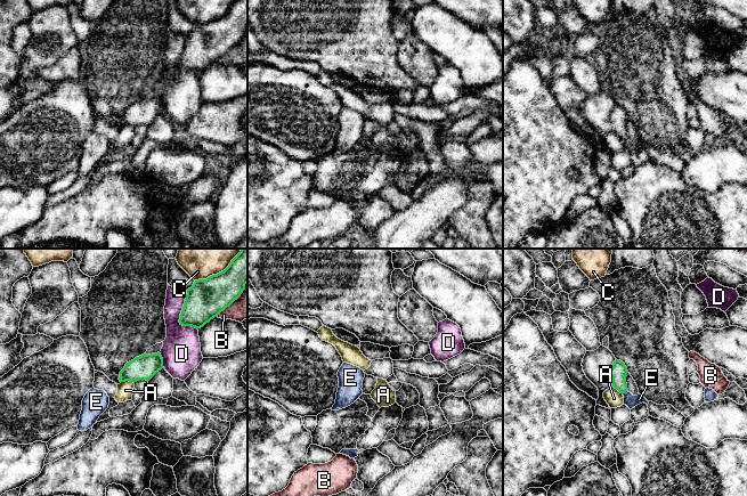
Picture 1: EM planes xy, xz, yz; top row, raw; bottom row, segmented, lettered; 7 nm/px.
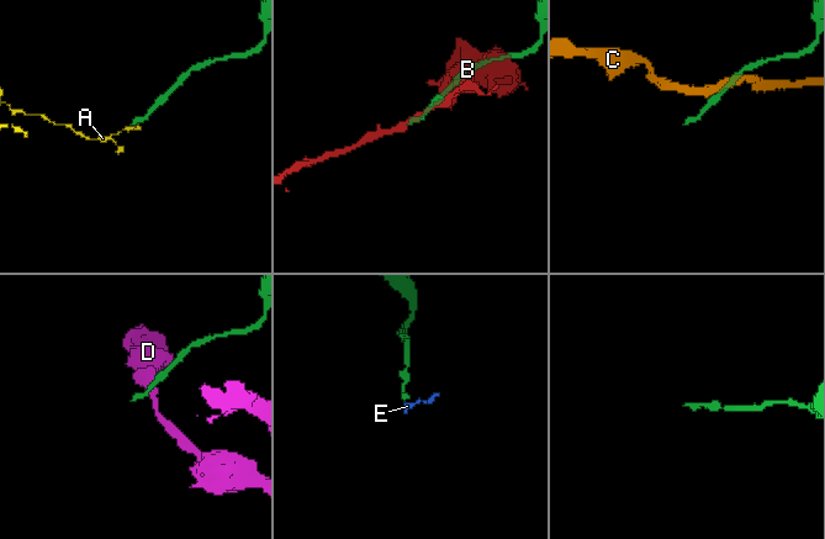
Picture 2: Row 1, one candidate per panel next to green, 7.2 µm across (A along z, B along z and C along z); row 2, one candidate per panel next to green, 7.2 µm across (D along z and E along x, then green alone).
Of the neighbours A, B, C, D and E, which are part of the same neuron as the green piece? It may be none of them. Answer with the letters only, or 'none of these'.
E

